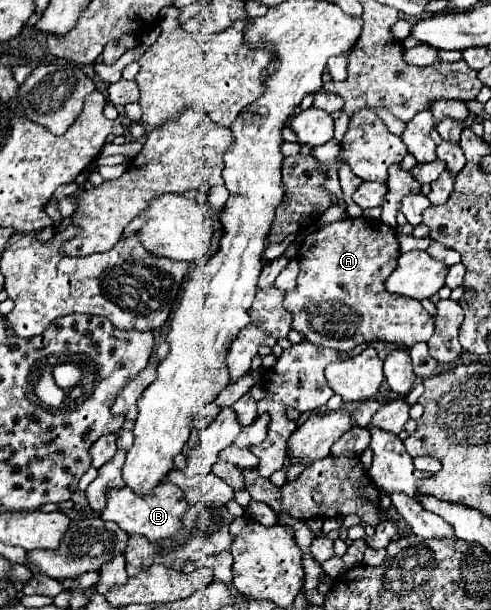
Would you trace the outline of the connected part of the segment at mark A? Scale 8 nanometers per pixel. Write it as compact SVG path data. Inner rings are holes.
M345 218L327 226L309 228L297 254L301 270L297 286L293 292L285 294L285 308L293 314L293 328L301 332L305 340L339 352L351 352L355 346L375 340L395 342L403 348L411 348L417 342L427 342L435 330L435 320L427 314L423 304L407 296L391 294L385 288L385 280L395 270L399 256L401 252L395 230L381 220Z

